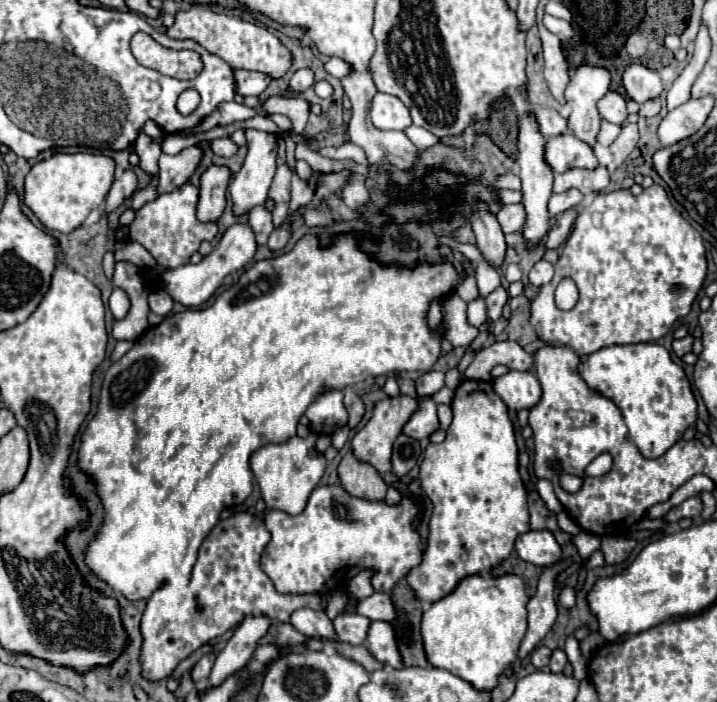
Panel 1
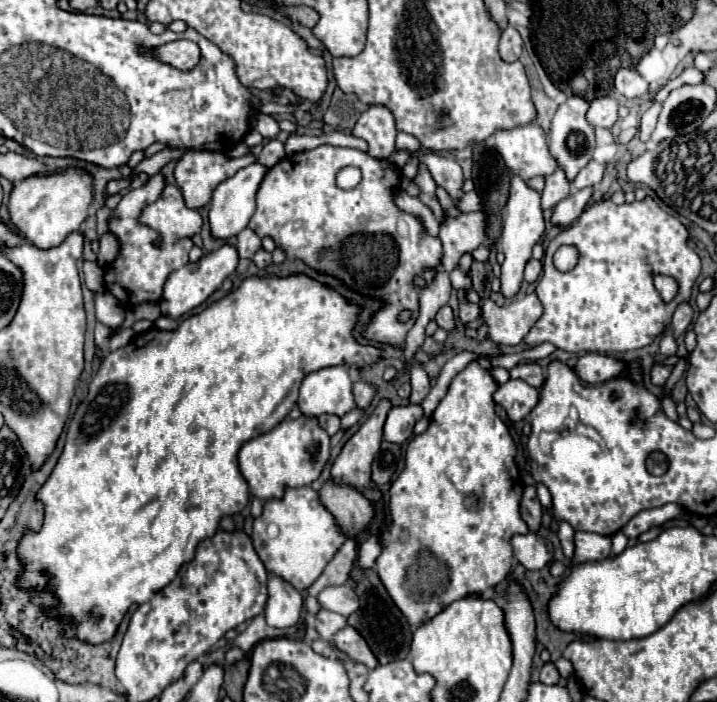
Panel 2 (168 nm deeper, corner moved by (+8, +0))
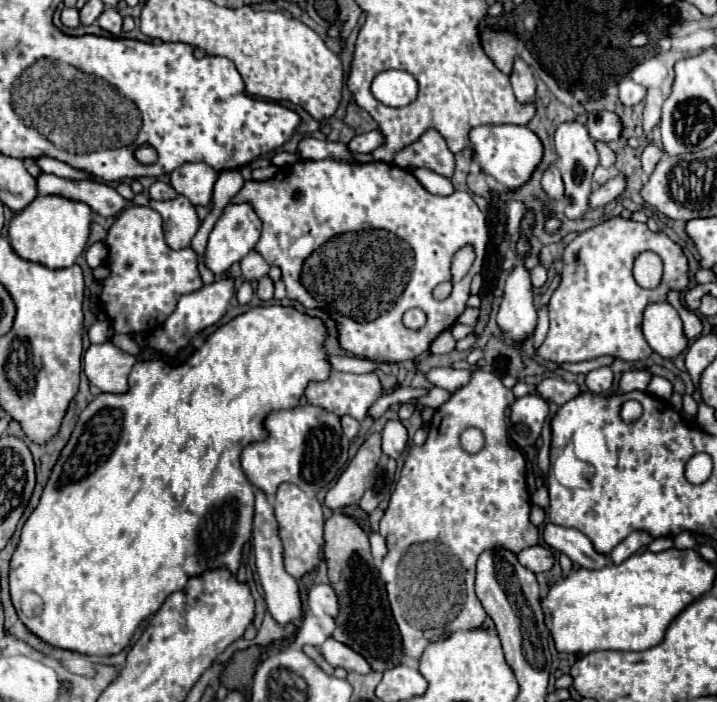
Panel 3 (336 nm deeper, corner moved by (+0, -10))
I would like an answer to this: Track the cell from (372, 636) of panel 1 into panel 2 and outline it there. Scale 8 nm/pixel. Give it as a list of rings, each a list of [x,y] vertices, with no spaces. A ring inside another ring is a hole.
[[[346,626],[344,630],[340,630],[334,636],[334,644],[342,652],[346,652],[352,660],[364,664],[370,670],[374,670],[378,666],[378,660],[374,660],[374,652],[370,652],[370,646],[366,644],[364,636],[358,636],[358,632],[354,632],[354,628]]]

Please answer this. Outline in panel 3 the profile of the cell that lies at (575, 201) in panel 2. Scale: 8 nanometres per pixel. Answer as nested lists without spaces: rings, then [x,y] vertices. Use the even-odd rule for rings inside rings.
[[[618,174],[614,178],[610,178],[606,184],[598,186],[592,196],[590,196],[590,208],[600,208],[600,206],[606,206],[608,202],[616,200],[626,188],[626,176]]]

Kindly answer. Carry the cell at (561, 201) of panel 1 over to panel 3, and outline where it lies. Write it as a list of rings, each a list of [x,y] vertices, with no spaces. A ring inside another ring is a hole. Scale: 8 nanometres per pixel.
[[[550,164],[550,166],[544,170],[542,188],[544,188],[544,192],[546,192],[550,198],[562,198],[562,196],[564,196],[564,184],[562,184],[562,178],[560,178],[560,172],[558,172],[556,164]]]

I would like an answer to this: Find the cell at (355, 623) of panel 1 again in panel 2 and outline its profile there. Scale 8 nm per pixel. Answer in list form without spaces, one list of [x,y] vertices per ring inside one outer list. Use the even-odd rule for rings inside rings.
[[[320,610],[318,616],[316,616],[316,630],[318,630],[320,638],[332,642],[334,632],[338,632],[338,630],[348,626],[346,620],[348,618],[342,616],[342,614],[336,614],[336,612],[330,612],[330,610]]]

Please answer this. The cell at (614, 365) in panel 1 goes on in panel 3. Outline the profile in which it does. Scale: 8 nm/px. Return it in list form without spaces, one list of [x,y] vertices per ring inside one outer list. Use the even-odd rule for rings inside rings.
[[[608,366],[586,374],[586,386],[594,394],[608,394],[608,390],[612,388],[612,382],[614,382],[614,374]]]

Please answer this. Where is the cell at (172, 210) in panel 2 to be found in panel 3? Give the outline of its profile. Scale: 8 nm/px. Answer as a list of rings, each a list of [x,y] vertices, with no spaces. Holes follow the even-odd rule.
[[[178,196],[176,200],[168,200],[168,202],[150,200],[148,206],[154,208],[156,212],[160,212],[160,216],[164,220],[166,244],[172,250],[190,246],[190,240],[194,238],[194,234],[200,228],[200,218],[186,196]]]

